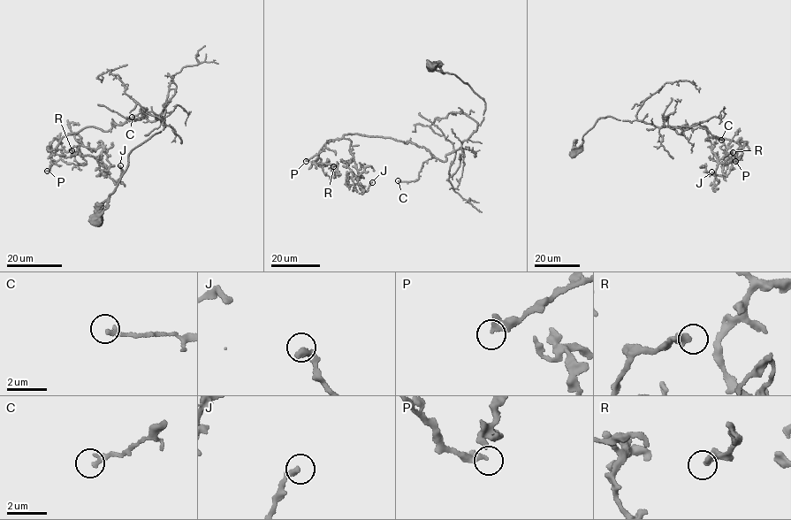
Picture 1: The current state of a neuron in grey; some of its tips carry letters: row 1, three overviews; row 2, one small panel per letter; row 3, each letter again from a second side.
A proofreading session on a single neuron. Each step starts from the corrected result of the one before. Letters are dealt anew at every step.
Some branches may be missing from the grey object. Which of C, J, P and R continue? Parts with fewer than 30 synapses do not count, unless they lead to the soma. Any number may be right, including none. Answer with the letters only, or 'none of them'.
none of them

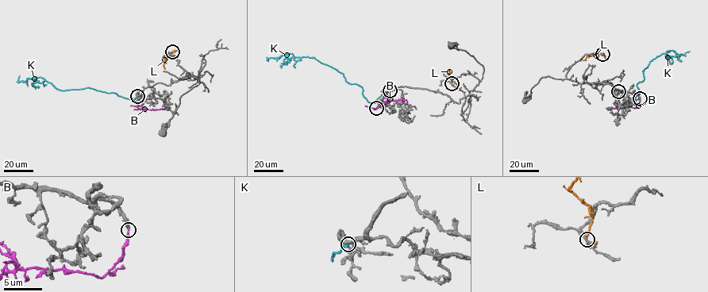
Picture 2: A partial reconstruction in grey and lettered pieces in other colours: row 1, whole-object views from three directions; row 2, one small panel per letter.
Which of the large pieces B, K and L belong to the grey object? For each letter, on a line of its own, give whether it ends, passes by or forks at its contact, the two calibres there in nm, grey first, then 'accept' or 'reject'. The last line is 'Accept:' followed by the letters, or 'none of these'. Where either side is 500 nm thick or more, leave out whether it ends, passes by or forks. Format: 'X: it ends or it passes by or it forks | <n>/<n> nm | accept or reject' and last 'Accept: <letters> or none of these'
B: it ends | 380/170 nm | reject
K: it ends | 320/240 nm | reject
L: it passes by | 240/200 nm | reject
Accept: none of these

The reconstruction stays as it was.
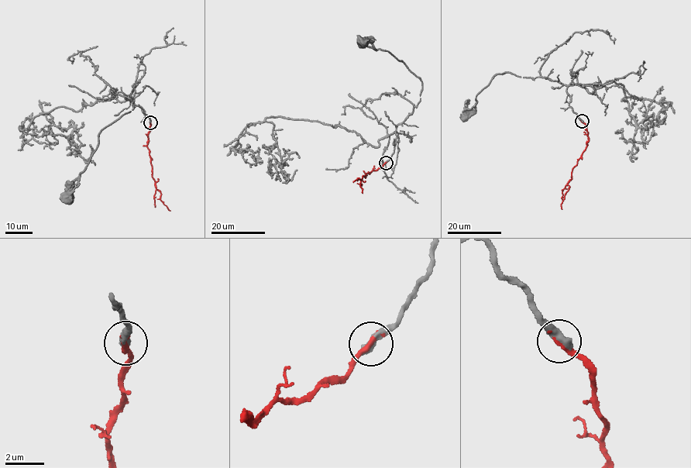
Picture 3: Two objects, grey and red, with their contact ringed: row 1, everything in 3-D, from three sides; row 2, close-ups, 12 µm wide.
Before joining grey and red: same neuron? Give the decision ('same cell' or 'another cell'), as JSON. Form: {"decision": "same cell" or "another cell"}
{"decision": "same cell"}

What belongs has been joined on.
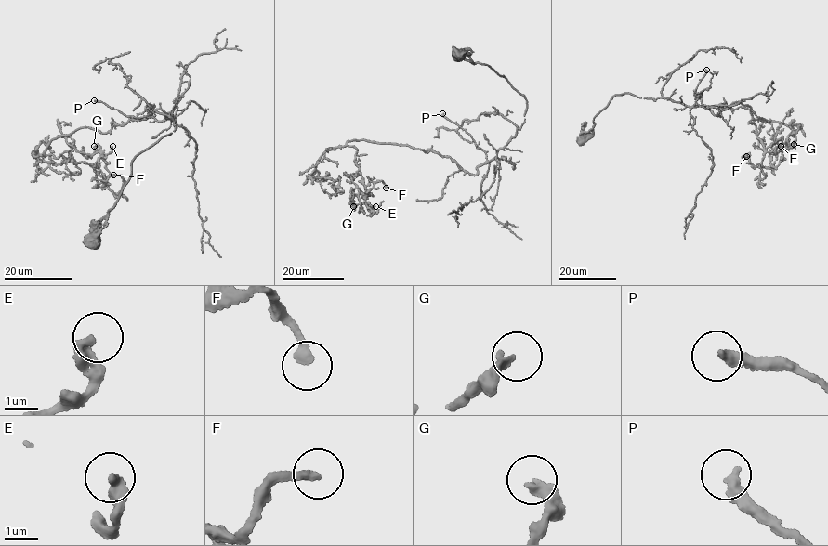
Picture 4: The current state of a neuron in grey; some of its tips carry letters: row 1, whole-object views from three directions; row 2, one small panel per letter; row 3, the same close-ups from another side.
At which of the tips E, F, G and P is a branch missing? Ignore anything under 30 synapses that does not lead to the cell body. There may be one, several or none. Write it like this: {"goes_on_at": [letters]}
{"goes_on_at": ["P"]}

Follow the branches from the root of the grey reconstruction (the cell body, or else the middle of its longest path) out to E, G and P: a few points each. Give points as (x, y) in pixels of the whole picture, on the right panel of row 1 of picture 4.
E: (583, 136), (610, 100), (626, 93), (716, 115), (725, 103), (748, 104), (773, 166), (783, 159), (781, 146)
G: (583, 136), (625, 93), (716, 115), (739, 101), (749, 105), (766, 150), (777, 140), (794, 144)
P: (583, 136), (592, 128), (594, 116), (624, 93), (701, 105), (694, 93), (706, 70)

